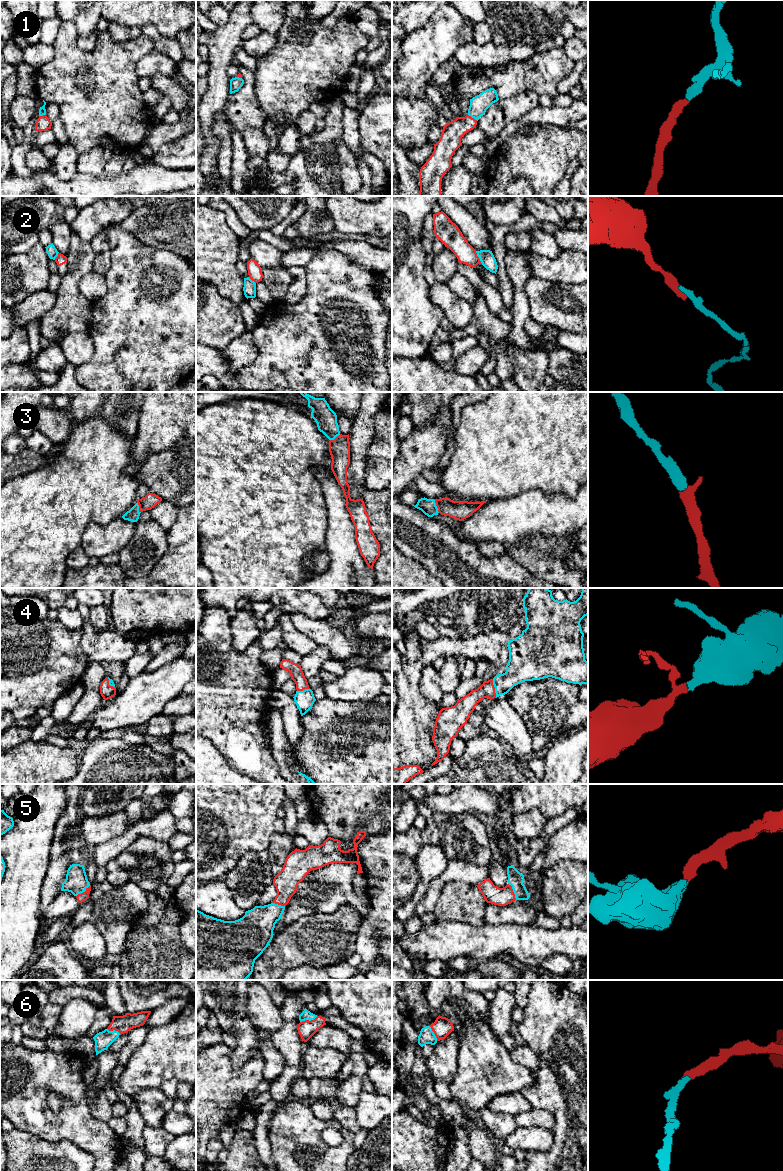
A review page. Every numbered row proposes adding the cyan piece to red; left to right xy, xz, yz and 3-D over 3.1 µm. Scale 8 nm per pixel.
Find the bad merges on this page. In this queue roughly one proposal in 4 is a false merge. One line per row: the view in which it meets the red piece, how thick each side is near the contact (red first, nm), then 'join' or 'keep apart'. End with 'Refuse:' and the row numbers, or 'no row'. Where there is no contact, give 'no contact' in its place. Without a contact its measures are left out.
1: meets red in yz; 170 nm thick on the red side, 150 nm on the other; join
2: meets red in yz; 160 nm thick on the red side, 120 nm on the other; keep apart
3: meets red in yz; 160 nm thick on the red side, 130 nm on the other; join
4: meets red in yz; 130 nm thick on the red side, 200 nm on the other; join
5: meets red in yz; 150 nm thick on the red side, 120 nm on the other; join
6: meets red in xz; 140 nm thick on the red side, 80 nm on the other; join
Refuse: 2

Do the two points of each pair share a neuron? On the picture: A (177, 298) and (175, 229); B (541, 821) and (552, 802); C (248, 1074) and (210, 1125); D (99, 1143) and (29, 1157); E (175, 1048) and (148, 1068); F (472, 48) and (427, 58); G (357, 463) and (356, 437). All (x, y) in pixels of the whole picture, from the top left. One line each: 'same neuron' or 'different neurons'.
A: different neurons
B: different neurons
C: same neuron
D: different neurons
E: same neuron
F: different neurons
G: same neuron

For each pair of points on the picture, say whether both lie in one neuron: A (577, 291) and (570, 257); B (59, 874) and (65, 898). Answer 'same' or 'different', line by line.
A: different
B: different

